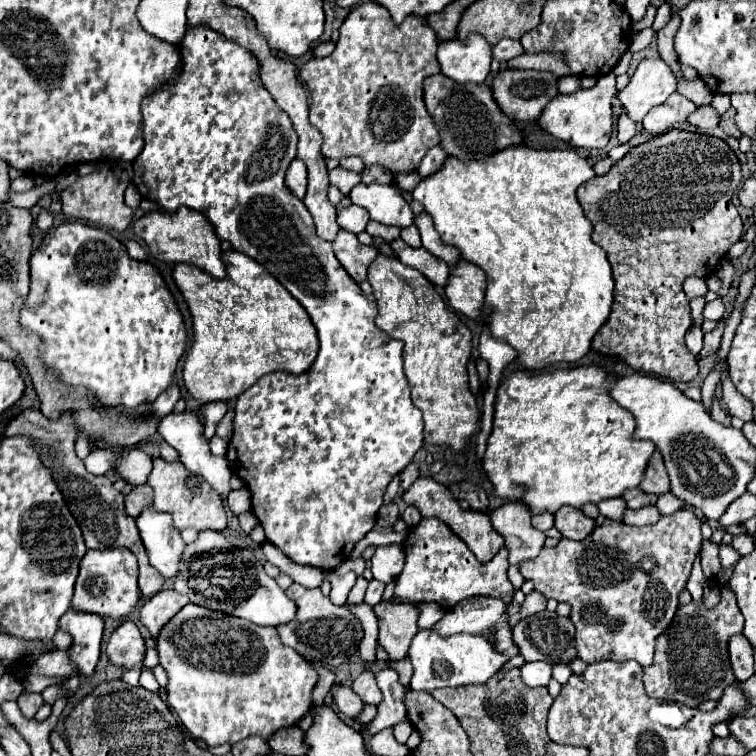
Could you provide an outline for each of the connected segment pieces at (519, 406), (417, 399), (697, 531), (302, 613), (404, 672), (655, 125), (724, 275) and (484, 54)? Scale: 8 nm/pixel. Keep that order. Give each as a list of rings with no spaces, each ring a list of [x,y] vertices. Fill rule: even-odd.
[[[577,366],[577,368],[559,368],[559,370],[547,370],[547,372],[525,372],[525,370],[517,370],[511,372],[507,376],[503,376],[501,386],[497,388],[497,398],[495,398],[495,416],[493,416],[493,430],[491,436],[487,440],[487,450],[483,456],[483,470],[493,486],[493,494],[499,498],[507,498],[507,500],[517,500],[523,502],[531,516],[537,516],[541,512],[555,512],[561,506],[573,506],[573,508],[581,508],[585,504],[597,504],[601,500],[607,498],[615,498],[621,496],[623,490],[627,488],[635,488],[641,480],[643,480],[643,472],[645,466],[655,450],[655,446],[651,442],[645,440],[635,440],[633,428],[635,428],[635,420],[631,412],[625,412],[625,408],[617,408],[619,404],[615,404],[611,400],[611,396],[607,394],[609,384],[613,382],[613,378],[609,376],[609,372],[605,372],[603,368],[597,366]]]
[[[379,254],[369,266],[367,280],[373,286],[379,308],[375,318],[377,328],[405,344],[405,376],[411,384],[411,400],[423,412],[425,442],[463,450],[465,442],[479,430],[477,400],[469,392],[467,382],[471,330],[445,304],[441,292],[421,272],[401,264],[397,258]]]
[[[685,508],[685,510],[677,510],[675,514],[671,516],[661,516],[661,520],[653,526],[645,526],[645,528],[633,528],[633,526],[627,526],[623,522],[607,522],[599,528],[595,528],[585,540],[567,540],[563,538],[555,548],[543,548],[539,552],[537,558],[529,560],[529,562],[523,562],[519,566],[521,574],[525,576],[525,580],[531,580],[535,584],[535,590],[541,592],[545,598],[553,598],[557,602],[567,602],[571,606],[571,620],[575,624],[575,640],[577,640],[577,654],[583,662],[591,664],[591,662],[599,662],[599,660],[615,660],[615,662],[625,662],[625,660],[637,660],[641,666],[649,666],[653,662],[653,652],[655,652],[655,638],[671,624],[673,616],[675,616],[675,610],[677,610],[677,596],[679,592],[685,588],[687,580],[689,580],[689,574],[691,574],[691,566],[693,566],[693,560],[695,556],[699,554],[699,548],[701,548],[701,520],[693,514],[691,508]]]
[[[293,582],[285,590],[285,594],[289,598],[293,598],[295,604],[299,606],[297,616],[289,624],[281,626],[279,636],[281,636],[281,642],[285,646],[293,648],[299,656],[303,656],[309,662],[321,660],[331,670],[341,666],[343,662],[347,662],[359,650],[359,642],[363,638],[363,626],[349,612],[347,606],[335,606],[335,604],[331,604],[331,600],[327,596],[321,594],[319,588],[309,590],[297,582]]]
[[[406,657],[398,661],[389,661],[388,666],[392,667],[397,671],[399,675],[399,681],[403,685],[408,685],[413,674],[413,667],[410,660]]]
[[[675,91],[667,102],[663,102],[661,106],[655,106],[645,118],[643,118],[643,128],[653,134],[659,136],[663,132],[667,132],[667,128],[675,126],[675,124],[683,124],[687,122],[687,116],[691,112],[695,112],[695,104],[691,100],[682,97]]]
[[[721,260],[721,262],[719,262],[719,268],[717,268],[717,276],[719,276],[719,280],[721,280],[721,288],[719,288],[719,292],[717,292],[719,298],[723,298],[723,296],[729,292],[731,282],[733,282],[733,274],[735,274],[735,268],[731,266],[731,262],[729,262],[729,260]]]
[[[481,34],[467,36],[465,40],[441,40],[437,46],[437,62],[443,76],[459,84],[481,84],[489,74],[491,46]]]

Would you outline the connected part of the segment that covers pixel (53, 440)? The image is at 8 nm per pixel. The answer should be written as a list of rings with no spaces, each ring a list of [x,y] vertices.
[[[23,410],[7,424],[5,434],[9,434],[9,436],[31,434],[33,440],[37,440],[39,454],[41,454],[45,466],[51,468],[53,478],[57,480],[57,484],[67,500],[69,510],[77,518],[77,522],[83,530],[87,548],[129,548],[137,556],[137,562],[139,562],[139,590],[145,598],[151,598],[163,588],[165,580],[159,576],[157,570],[153,570],[153,566],[147,560],[147,552],[145,552],[145,546],[141,544],[139,530],[135,526],[135,518],[125,514],[123,494],[113,488],[113,484],[107,476],[89,474],[85,470],[83,462],[77,458],[75,448],[73,448],[77,430],[75,430],[75,426],[71,426],[71,422],[75,422],[75,420],[71,418],[69,412],[65,412],[59,420],[49,420],[39,410]]]

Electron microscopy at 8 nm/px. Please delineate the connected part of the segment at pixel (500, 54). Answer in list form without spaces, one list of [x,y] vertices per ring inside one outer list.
[[[505,38],[505,40],[501,40],[499,44],[495,44],[493,46],[493,58],[495,60],[499,60],[499,62],[507,62],[507,60],[511,60],[511,58],[515,58],[515,56],[521,56],[525,50],[521,48],[521,42],[519,40],[509,40],[509,38]]]

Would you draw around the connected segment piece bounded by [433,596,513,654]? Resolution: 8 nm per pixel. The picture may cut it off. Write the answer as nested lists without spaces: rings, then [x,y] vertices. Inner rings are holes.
[[[473,596],[457,606],[453,606],[433,630],[437,630],[441,636],[451,634],[481,634],[489,628],[495,630],[495,648],[499,654],[503,654],[513,638],[509,636],[509,624],[507,624],[507,608],[503,600],[497,598],[485,598],[485,596]]]

